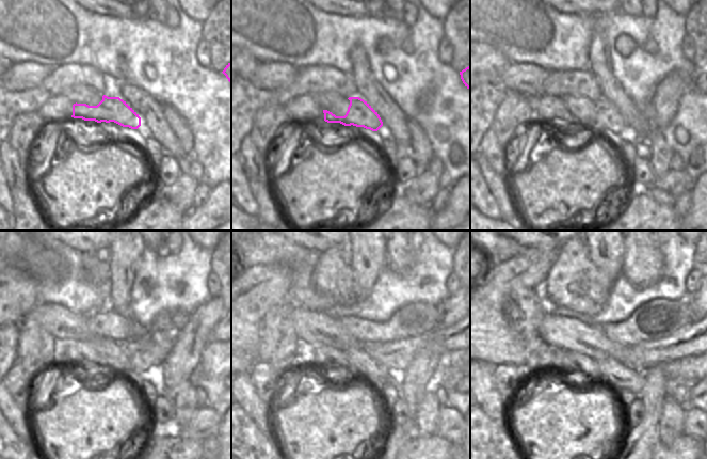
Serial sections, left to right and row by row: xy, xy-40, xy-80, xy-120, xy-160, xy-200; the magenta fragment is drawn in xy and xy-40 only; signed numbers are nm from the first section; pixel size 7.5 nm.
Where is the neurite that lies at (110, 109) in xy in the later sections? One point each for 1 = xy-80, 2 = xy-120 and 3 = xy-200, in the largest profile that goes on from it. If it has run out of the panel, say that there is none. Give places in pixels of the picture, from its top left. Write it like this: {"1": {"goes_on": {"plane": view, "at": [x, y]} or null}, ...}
{"1": {"goes_on": {"plane": "xy-80", "at": [607, 116]}}, "2": {"goes_on": {"plane": "xy-120", "at": [143, 352]}}, "3": {"goes_on": {"plane": "xy-200", "at": [687, 342]}}}

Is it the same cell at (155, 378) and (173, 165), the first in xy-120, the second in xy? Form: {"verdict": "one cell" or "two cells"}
{"verdict": "one cell"}

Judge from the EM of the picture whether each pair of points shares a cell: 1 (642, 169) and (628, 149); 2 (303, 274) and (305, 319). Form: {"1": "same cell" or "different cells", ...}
{"1": "different cells", "2": "different cells"}

